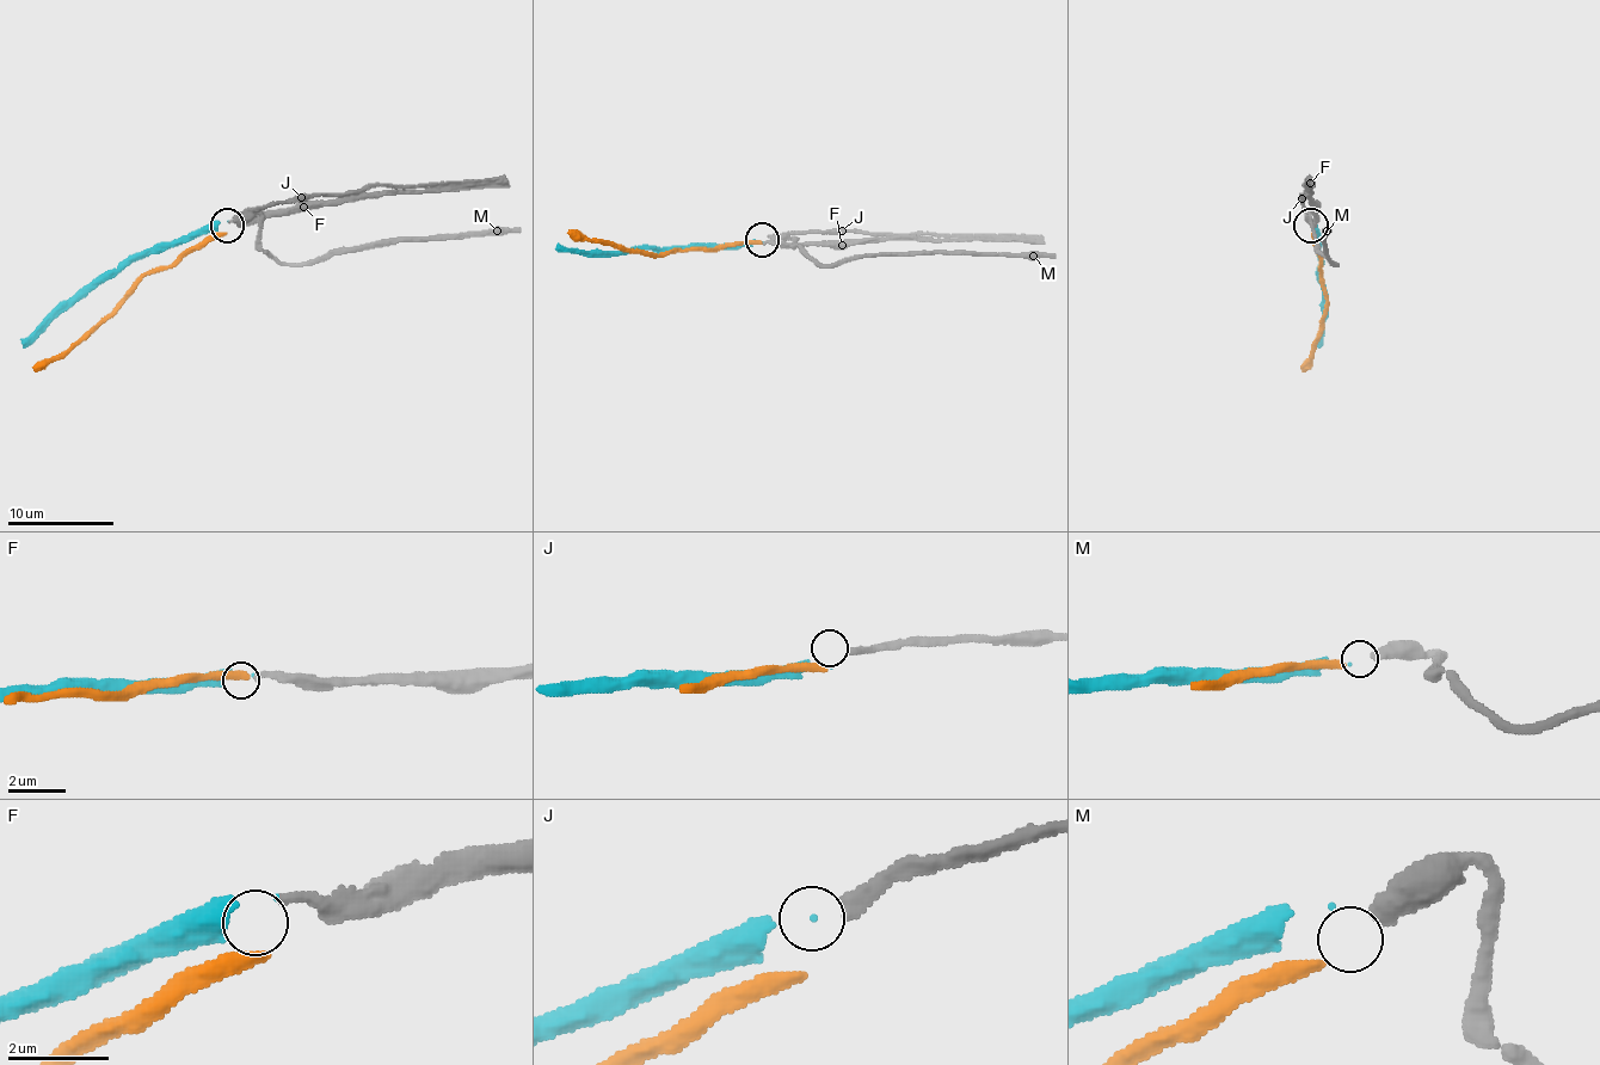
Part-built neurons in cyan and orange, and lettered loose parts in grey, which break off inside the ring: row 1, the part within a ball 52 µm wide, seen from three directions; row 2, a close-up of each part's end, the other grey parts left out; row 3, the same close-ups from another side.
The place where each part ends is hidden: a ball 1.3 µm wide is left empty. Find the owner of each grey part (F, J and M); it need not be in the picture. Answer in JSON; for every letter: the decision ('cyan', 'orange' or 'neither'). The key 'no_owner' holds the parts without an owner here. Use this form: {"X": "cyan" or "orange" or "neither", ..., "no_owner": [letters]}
{"F": "cyan", "J": "neither", "M": "orange", "no_owner": ["J"]}

